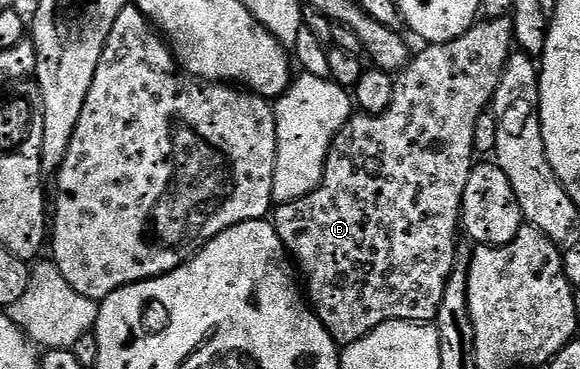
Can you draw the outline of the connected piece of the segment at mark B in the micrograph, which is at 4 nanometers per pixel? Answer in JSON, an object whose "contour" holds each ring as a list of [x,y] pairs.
{"contour":[[[481,19],[466,30],[464,36],[454,38],[445,44],[428,44],[420,53],[413,55],[407,68],[396,76],[394,102],[381,116],[367,114],[353,115],[347,120],[337,136],[332,140],[332,148],[328,152],[328,161],[324,164],[324,177],[320,184],[310,194],[298,198],[289,204],[279,205],[274,212],[276,233],[282,238],[285,248],[294,257],[299,271],[308,275],[306,292],[310,303],[320,321],[328,327],[328,332],[336,339],[337,344],[347,346],[355,340],[361,340],[378,326],[391,320],[415,320],[417,322],[432,322],[439,317],[440,307],[446,294],[448,279],[453,270],[458,267],[456,260],[456,231],[462,228],[462,209],[464,206],[464,191],[474,167],[474,126],[478,126],[478,118],[483,112],[489,111],[495,101],[496,91],[500,89],[502,74],[512,57],[516,35],[511,19],[498,20]]]}

